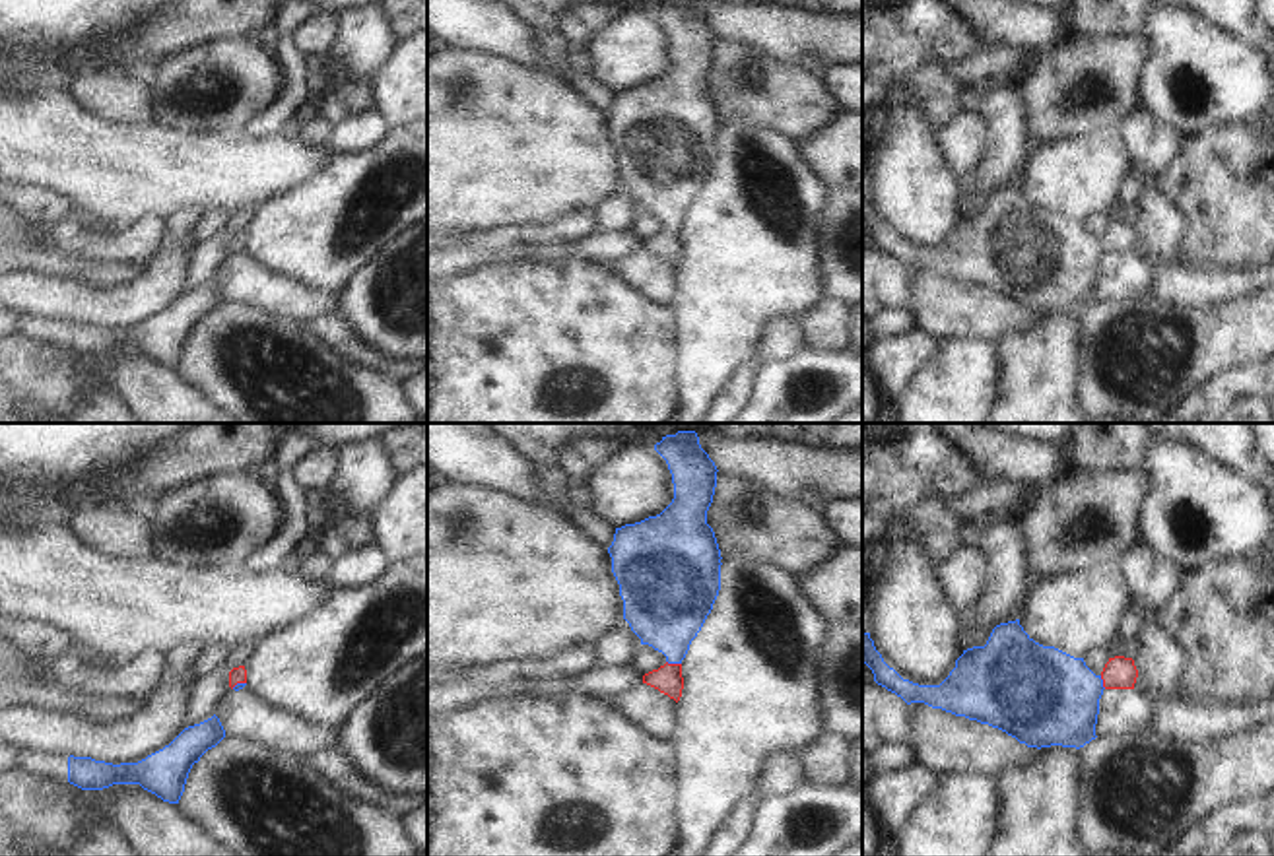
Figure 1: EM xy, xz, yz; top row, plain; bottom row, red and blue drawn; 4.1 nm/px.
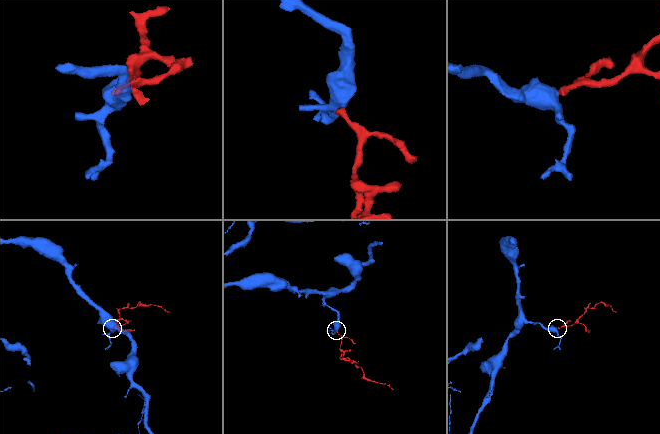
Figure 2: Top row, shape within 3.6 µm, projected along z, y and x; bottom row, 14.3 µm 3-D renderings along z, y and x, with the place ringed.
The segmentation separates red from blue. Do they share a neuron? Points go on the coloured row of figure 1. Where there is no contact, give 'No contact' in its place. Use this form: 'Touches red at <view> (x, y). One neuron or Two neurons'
Touches red at xz (674, 664). One neuron.

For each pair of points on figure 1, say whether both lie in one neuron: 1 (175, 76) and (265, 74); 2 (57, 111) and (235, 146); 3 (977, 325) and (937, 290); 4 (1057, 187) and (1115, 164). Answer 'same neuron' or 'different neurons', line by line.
1: same neuron
2: same neuron
3: same neuron
4: same neuron

